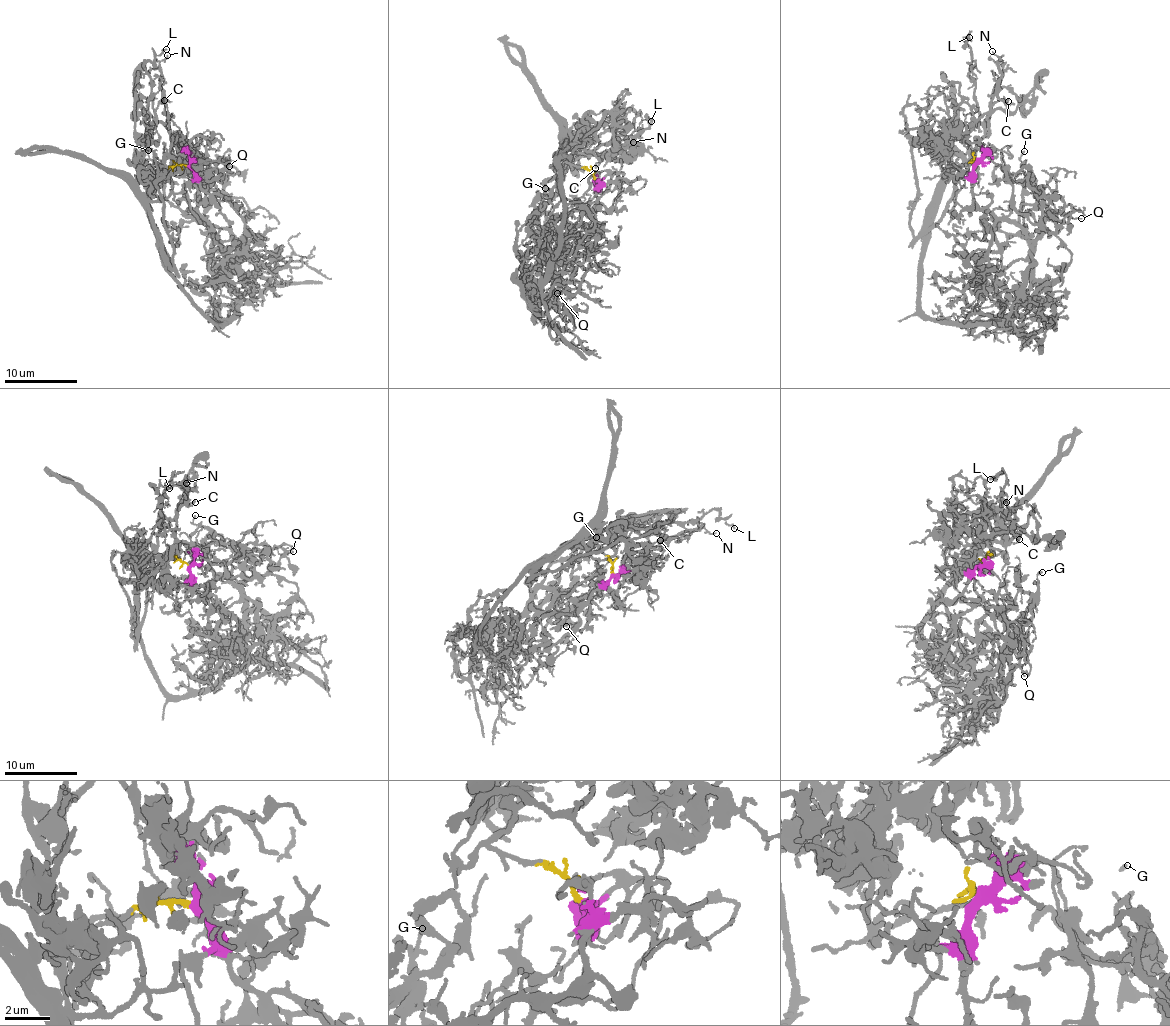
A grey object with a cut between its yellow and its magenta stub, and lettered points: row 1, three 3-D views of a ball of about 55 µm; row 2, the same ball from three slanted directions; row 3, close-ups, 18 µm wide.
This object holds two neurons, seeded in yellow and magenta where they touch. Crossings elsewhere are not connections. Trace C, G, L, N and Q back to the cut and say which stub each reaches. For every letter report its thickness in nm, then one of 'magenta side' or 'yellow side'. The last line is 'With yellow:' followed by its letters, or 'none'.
C: 130 nm | yellow side
G: 130 nm | magenta side
L: 170 nm | yellow side
N: 110 nm | yellow side
Q: 100 nm | magenta side
With yellow: C, L, N

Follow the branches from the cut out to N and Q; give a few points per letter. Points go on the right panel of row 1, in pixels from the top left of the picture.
N: (975, 163), (977, 159), (975, 165), (976, 145), (989, 131), (990, 100), (1001, 74), (998, 59), (992, 51)
Q: (976, 163), (971, 183), (976, 205), (1022, 228), (1032, 241), (1051, 210), (1070, 212), (1081, 219)

